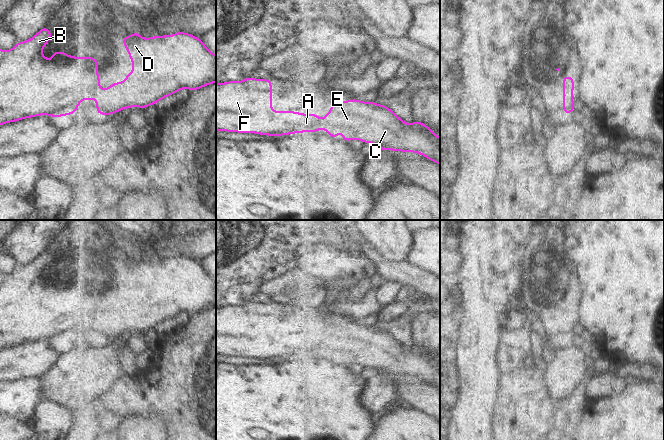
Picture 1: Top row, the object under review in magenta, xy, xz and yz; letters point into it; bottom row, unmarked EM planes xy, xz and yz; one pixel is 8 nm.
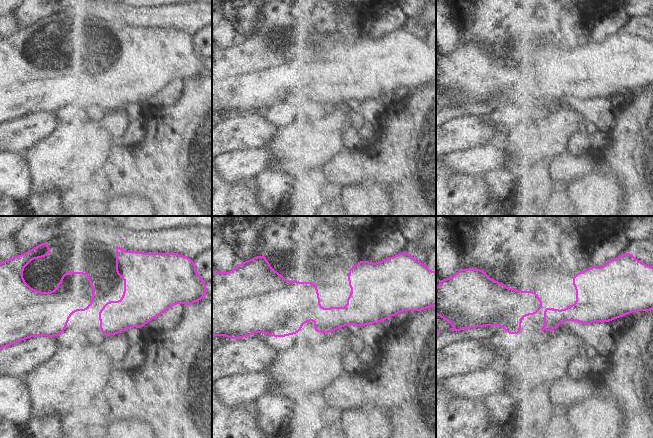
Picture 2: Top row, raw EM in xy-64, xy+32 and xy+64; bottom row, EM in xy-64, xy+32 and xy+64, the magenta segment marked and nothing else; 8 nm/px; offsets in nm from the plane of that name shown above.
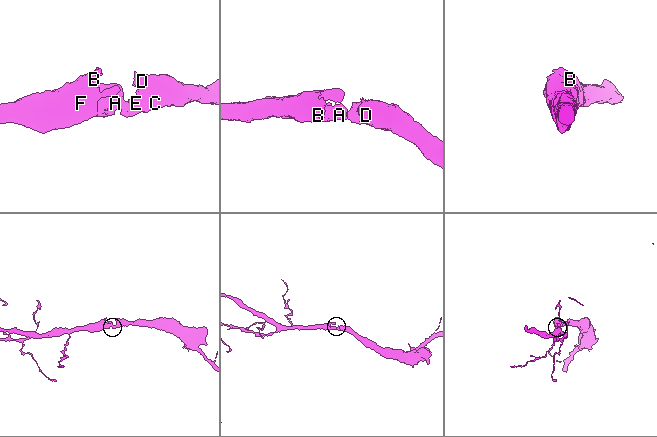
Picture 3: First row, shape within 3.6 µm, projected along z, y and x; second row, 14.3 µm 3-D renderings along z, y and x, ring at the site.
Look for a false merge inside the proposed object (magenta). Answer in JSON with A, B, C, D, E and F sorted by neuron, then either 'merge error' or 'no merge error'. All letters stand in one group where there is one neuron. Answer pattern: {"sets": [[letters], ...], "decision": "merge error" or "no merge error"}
{"sets": [["A", "B", "C", "D", "E", "F"]], "decision": "no merge error"}

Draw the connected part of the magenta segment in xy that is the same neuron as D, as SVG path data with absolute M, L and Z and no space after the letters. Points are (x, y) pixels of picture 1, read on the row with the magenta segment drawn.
M45 26L27 41L17 41L12 49L0 49L0 125L41 115L74 115L82 100L94 98L96 113L99 115L108 116L131 107L145 109L182 89L195 91L216 83L216 55L206 47L203 40L183 31L149 38L143 38L138 32L133 32L121 38L132 62L132 72L124 75L125 81L113 82L107 89L100 88L97 58L70 56L66 52L55 51L51 54L53 59L48 60L41 51L52 36L52 32Z

